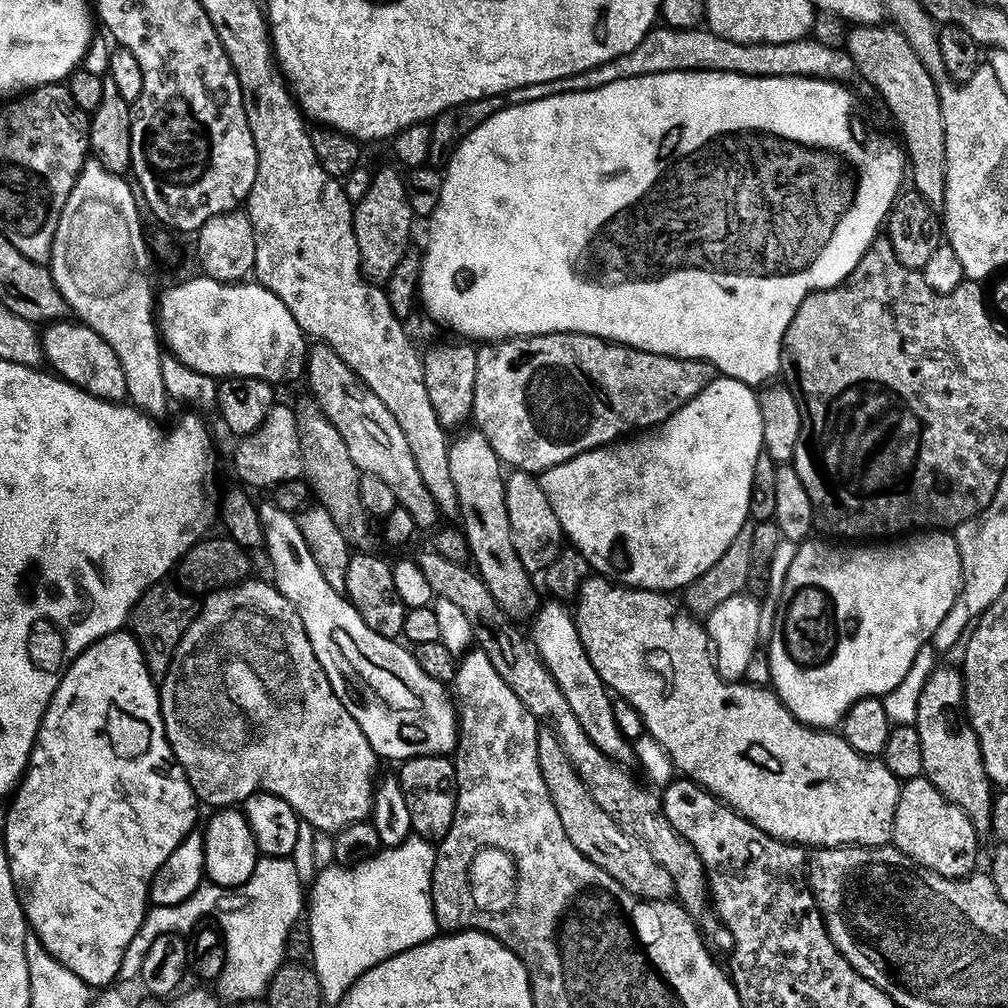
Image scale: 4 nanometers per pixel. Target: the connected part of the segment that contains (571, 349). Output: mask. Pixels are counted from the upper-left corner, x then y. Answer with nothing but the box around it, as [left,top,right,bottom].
[474,334,718,474]

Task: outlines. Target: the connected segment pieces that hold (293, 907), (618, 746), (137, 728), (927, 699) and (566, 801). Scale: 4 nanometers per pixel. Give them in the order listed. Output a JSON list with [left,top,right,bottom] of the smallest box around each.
[[218,858,306,1004],[531,602,634,762],[2,630,201,990],[914,667,994,838],[538,727,676,903]]

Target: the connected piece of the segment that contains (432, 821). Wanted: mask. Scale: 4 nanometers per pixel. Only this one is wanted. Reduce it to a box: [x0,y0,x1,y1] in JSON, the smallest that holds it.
[399,756,456,842]

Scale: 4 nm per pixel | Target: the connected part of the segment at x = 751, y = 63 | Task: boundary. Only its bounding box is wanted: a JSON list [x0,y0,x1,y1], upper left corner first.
[506,26,854,105]

